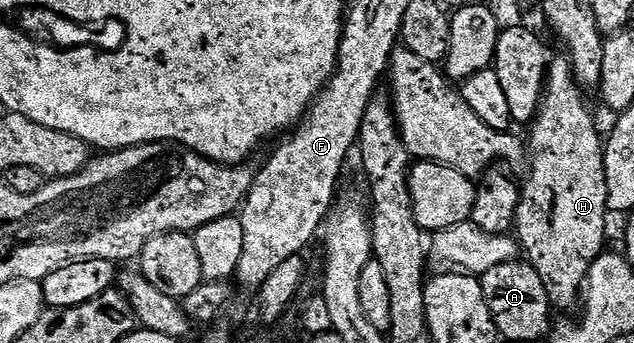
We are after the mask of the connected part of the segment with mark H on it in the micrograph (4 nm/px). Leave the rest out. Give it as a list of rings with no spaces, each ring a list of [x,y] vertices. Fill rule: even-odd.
[[[553,57],[548,67],[548,77],[544,83],[544,97],[540,100],[540,109],[537,110],[535,118],[530,123],[532,129],[532,142],[530,138],[530,162],[532,158],[532,167],[528,170],[528,179],[522,182],[520,191],[520,203],[518,204],[518,212],[516,213],[516,224],[514,227],[515,237],[518,239],[523,257],[529,266],[534,268],[534,272],[538,272],[538,276],[542,276],[542,284],[546,288],[546,296],[548,297],[548,305],[553,311],[556,310],[572,310],[577,309],[578,303],[582,298],[584,289],[584,281],[588,279],[590,268],[594,264],[594,260],[599,254],[605,253],[604,233],[608,230],[608,217],[610,211],[608,208],[608,189],[606,188],[606,168],[604,167],[604,142],[602,134],[596,131],[596,118],[592,115],[592,110],[588,107],[585,91],[582,89],[576,77],[572,74],[572,65],[569,64],[567,57]]]

